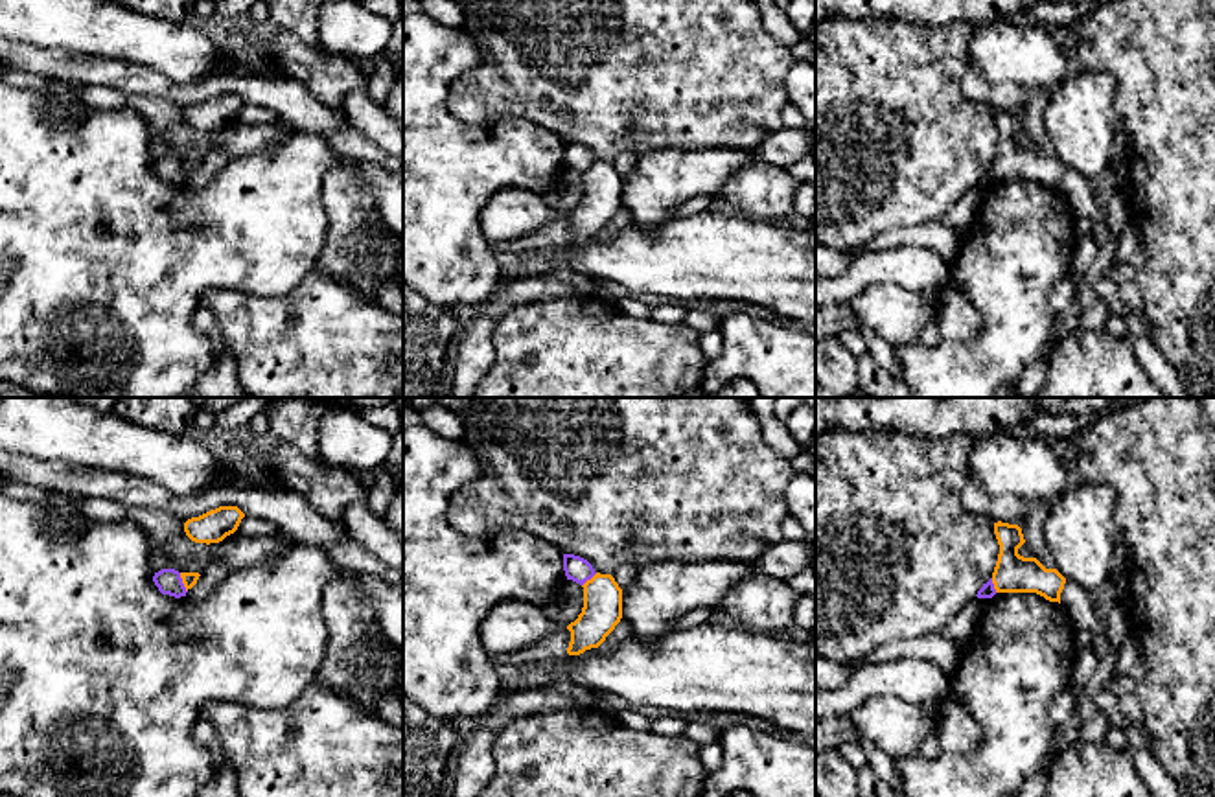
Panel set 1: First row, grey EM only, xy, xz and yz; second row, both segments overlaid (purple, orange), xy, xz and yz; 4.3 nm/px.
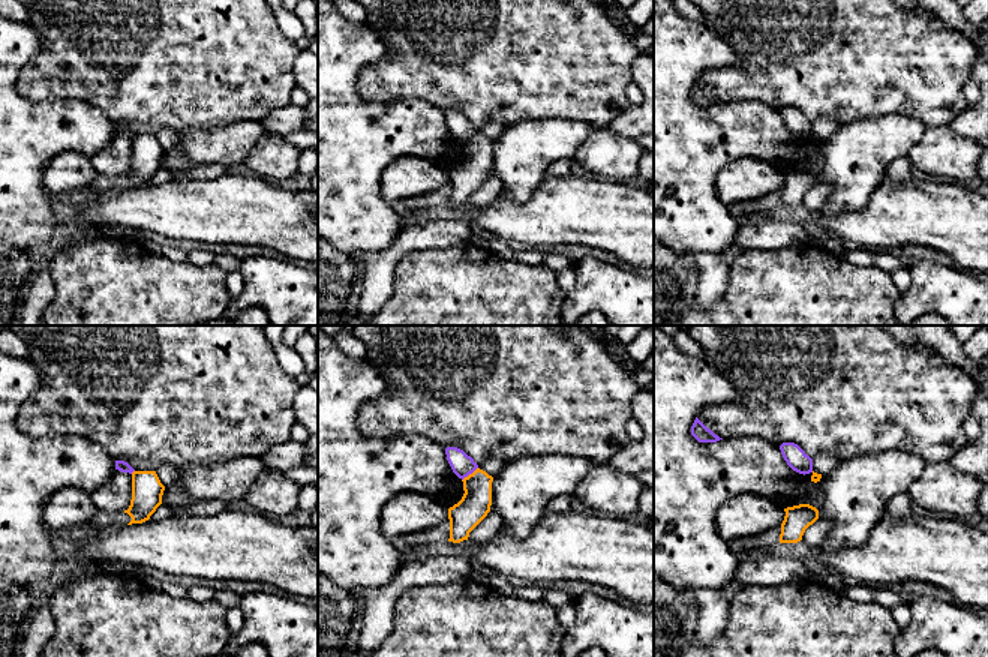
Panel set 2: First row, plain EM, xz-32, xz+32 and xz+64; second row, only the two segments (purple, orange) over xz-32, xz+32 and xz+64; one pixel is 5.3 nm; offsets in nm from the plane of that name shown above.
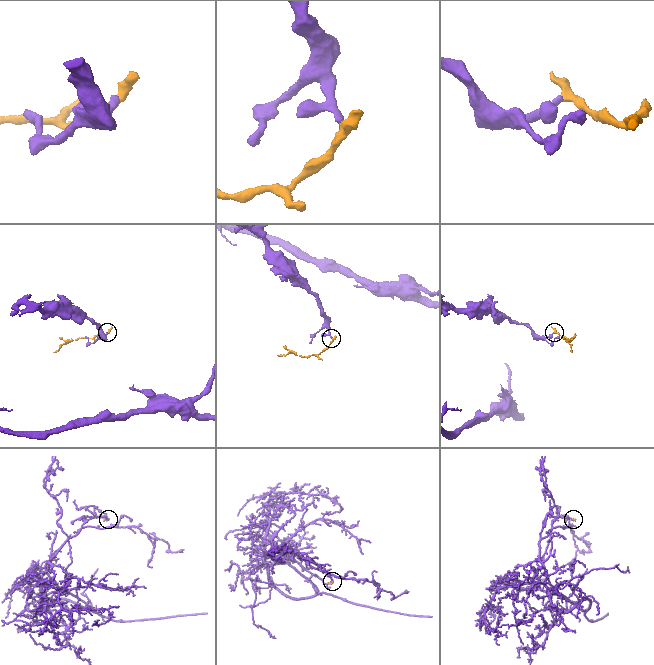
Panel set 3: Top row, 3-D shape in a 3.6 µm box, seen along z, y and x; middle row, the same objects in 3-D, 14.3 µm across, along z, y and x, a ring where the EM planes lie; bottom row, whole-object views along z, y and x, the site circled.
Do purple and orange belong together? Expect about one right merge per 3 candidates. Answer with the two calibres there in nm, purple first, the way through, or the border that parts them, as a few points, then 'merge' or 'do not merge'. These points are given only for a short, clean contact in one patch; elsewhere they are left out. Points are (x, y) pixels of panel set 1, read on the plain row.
calibres 110 and 60 nm; border xy (179, 161), (186, 179); do not merge

